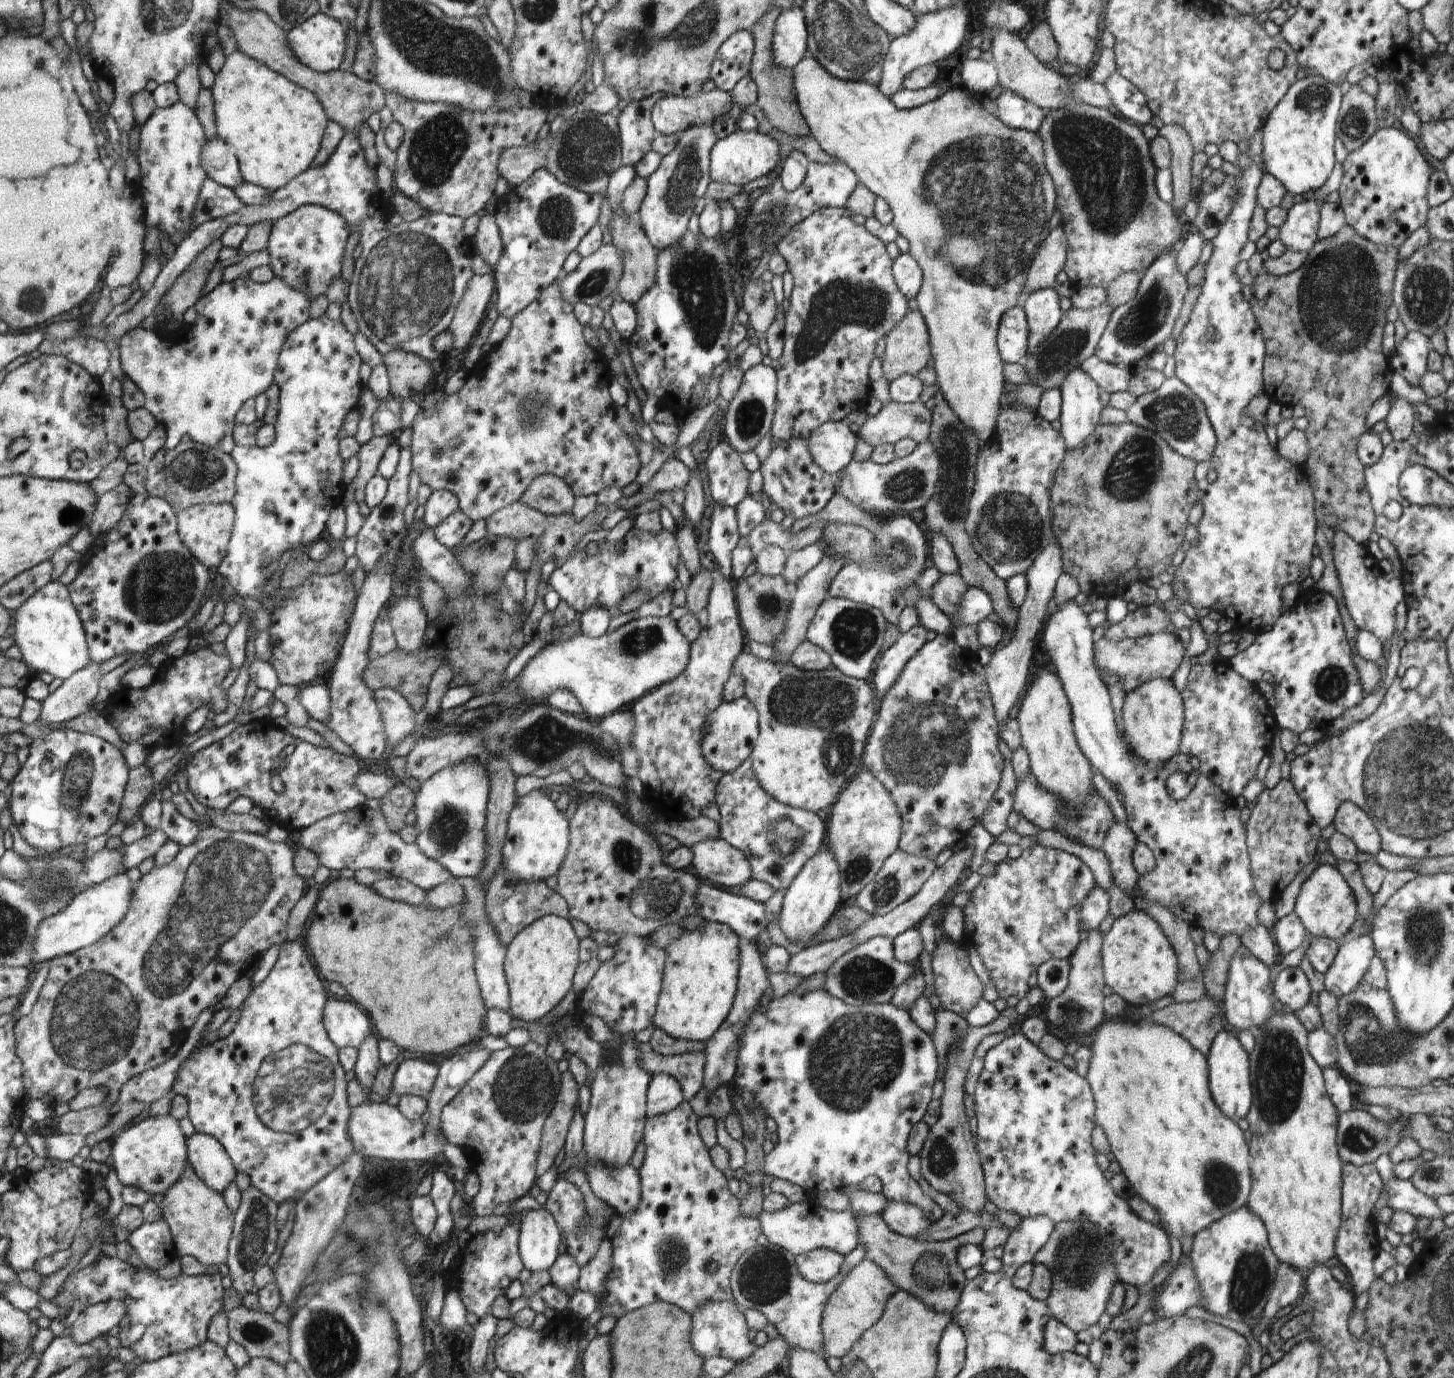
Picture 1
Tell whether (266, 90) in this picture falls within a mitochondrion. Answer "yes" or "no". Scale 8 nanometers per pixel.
no

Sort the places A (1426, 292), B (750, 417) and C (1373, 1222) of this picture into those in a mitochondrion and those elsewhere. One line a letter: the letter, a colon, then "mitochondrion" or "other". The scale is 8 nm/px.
A: mitochondrion
B: mitochondrion
C: other

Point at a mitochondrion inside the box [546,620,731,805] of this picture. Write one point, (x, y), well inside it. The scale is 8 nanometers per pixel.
(642, 640)

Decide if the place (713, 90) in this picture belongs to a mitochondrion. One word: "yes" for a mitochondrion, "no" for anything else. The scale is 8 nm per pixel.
no

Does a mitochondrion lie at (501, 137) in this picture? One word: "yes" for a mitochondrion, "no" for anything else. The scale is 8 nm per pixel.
no

